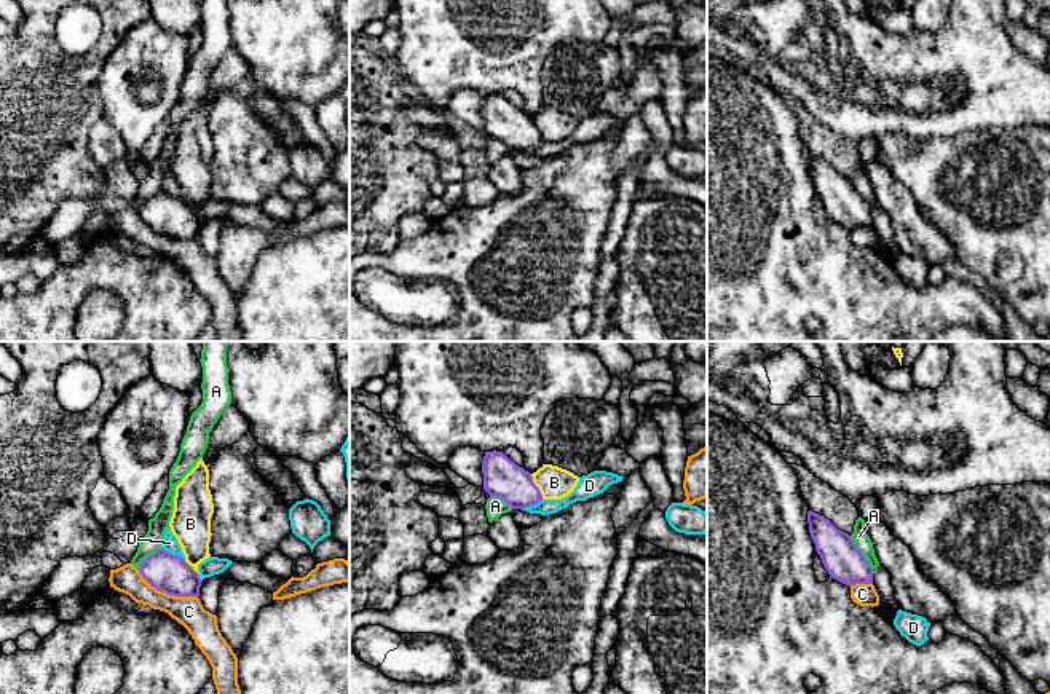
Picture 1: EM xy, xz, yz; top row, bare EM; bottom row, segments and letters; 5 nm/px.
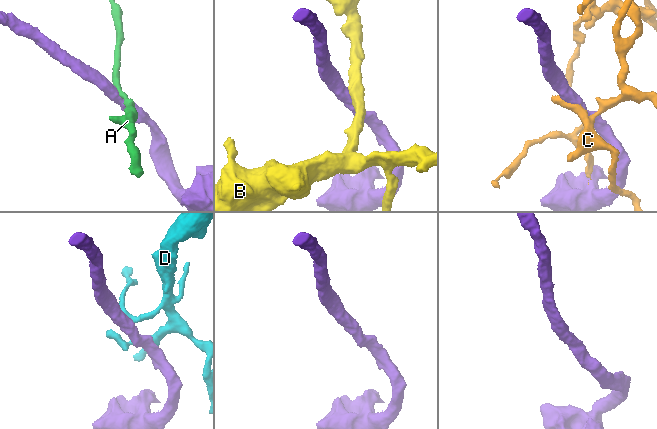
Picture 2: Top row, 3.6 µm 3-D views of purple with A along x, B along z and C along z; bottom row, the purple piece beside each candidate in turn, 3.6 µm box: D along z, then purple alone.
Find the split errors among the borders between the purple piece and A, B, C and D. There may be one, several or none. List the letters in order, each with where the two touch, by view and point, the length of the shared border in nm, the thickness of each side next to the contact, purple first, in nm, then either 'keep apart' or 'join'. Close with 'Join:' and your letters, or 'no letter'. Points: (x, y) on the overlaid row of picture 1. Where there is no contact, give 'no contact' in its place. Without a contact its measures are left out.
A: yz (860, 552) | 200 nm | 190/80 nm | join
B: xz (536, 487) | 140 nm | 190/160 nm | keep apart
C: xy (166, 592) | 340 nm | 200/150 nm | keep apart
D: xy (173, 554) | 140 nm | 200/90 nm | keep apart
Join: A

